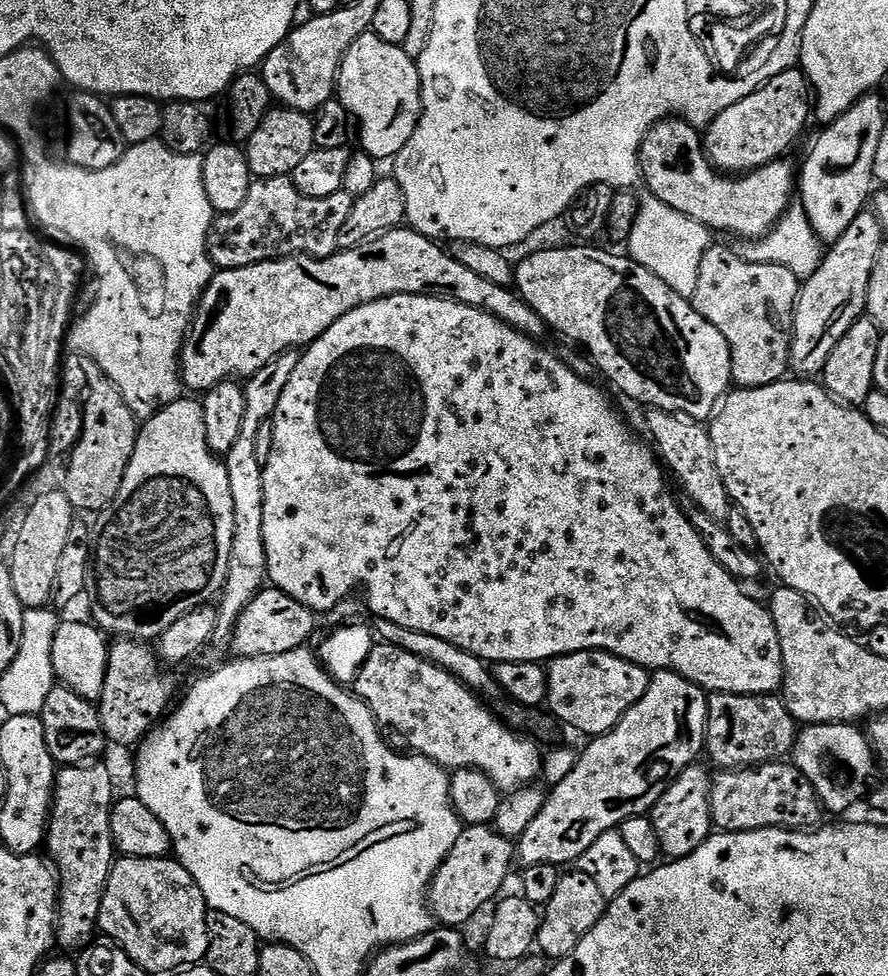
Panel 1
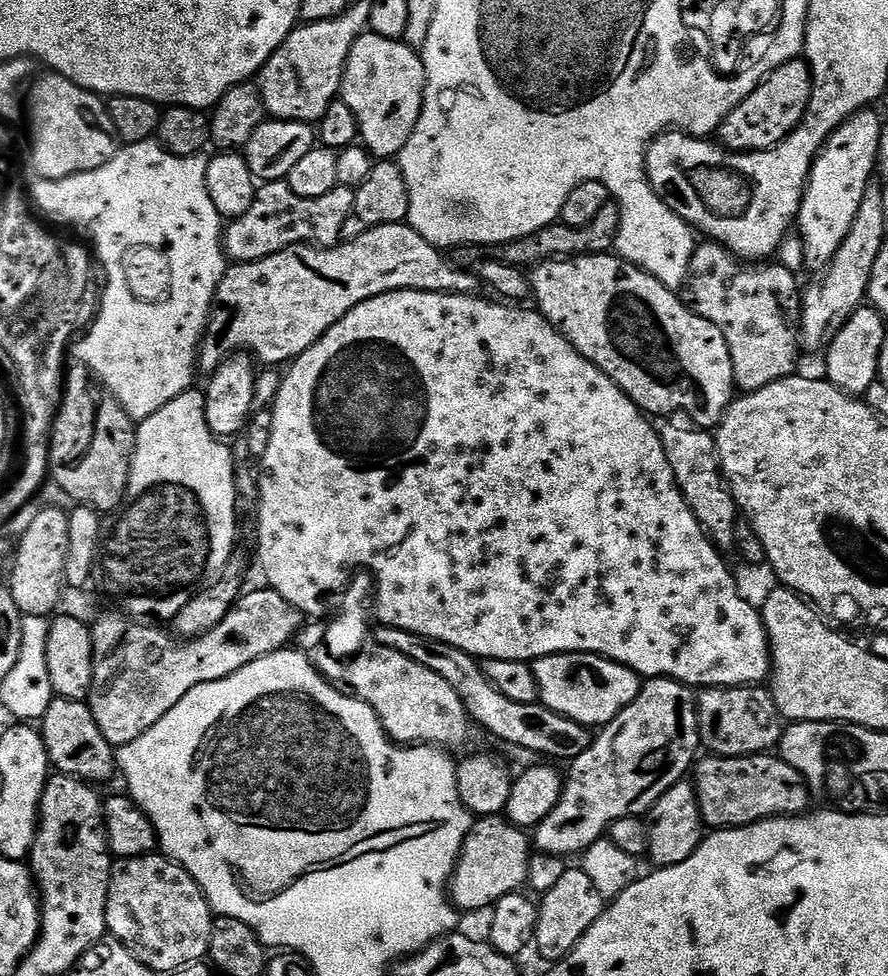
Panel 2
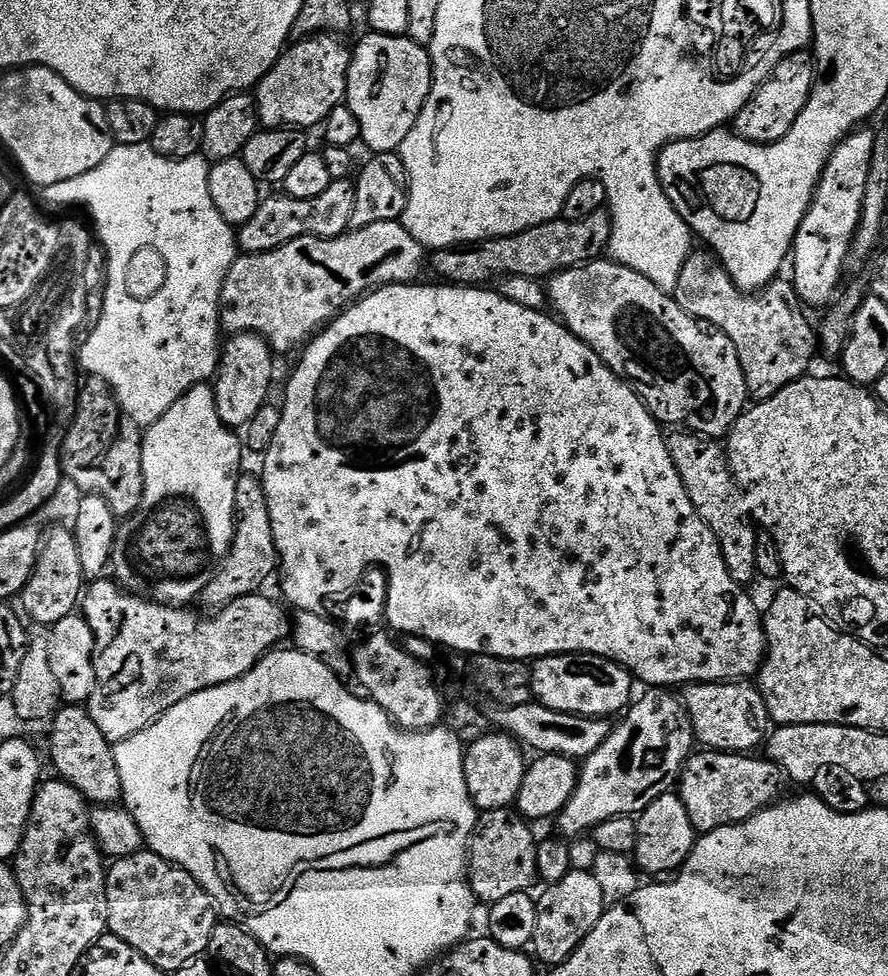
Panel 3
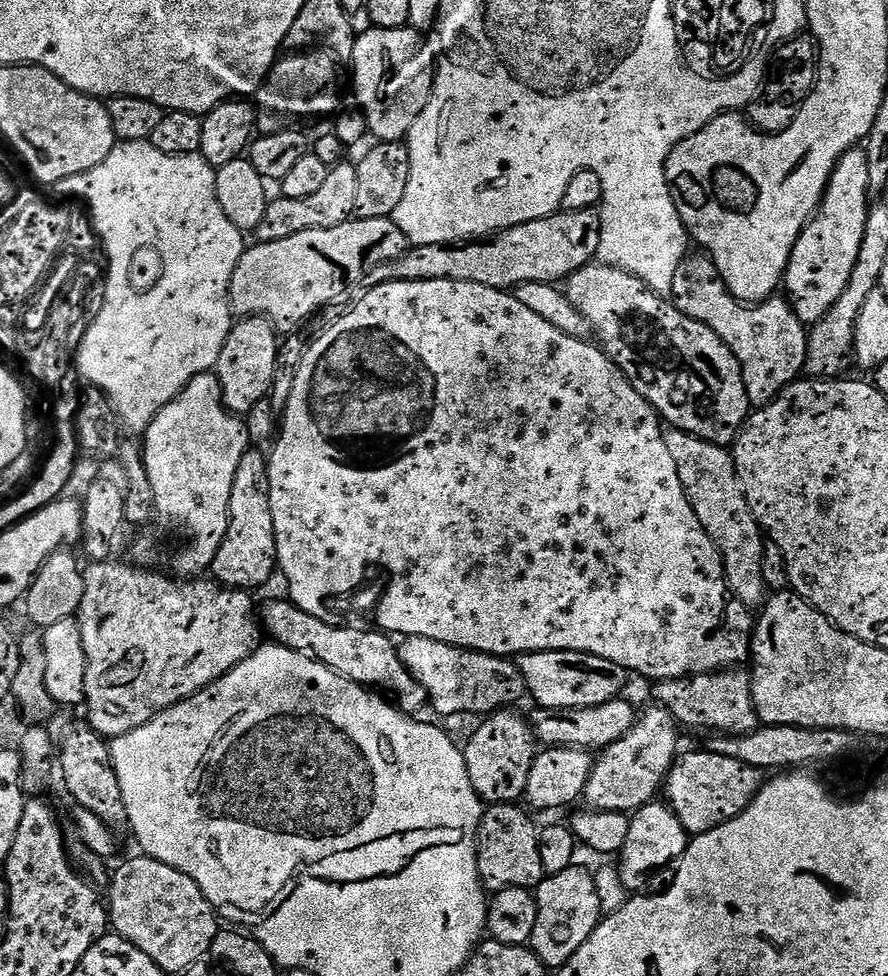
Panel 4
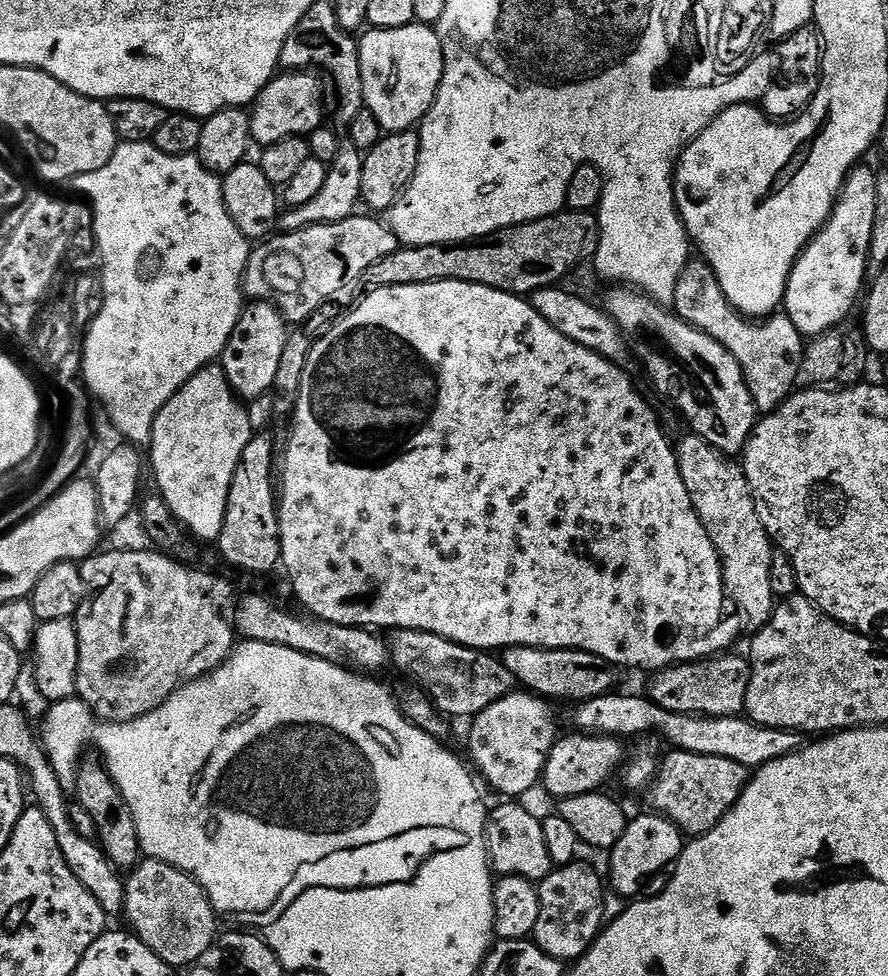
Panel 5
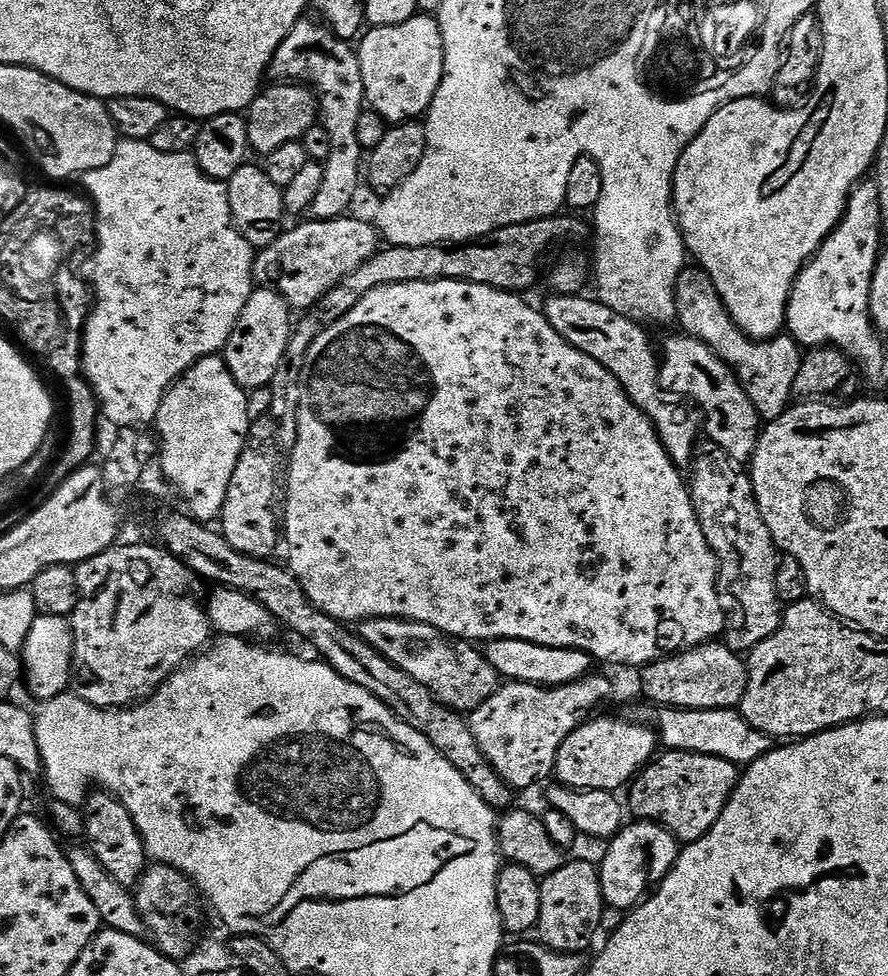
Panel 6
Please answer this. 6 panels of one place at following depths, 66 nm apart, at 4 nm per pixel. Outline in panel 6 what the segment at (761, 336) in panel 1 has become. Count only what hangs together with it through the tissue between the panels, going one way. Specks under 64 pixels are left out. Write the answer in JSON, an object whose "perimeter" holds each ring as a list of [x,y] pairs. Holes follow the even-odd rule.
{"perimeter":[[[685,266],[678,274],[676,319],[679,327],[684,327],[681,329],[687,335],[710,346],[710,350],[714,350],[714,354],[718,354],[718,358],[722,358],[722,362],[726,362],[726,366],[730,366],[730,370],[738,378],[742,390],[746,390],[750,402],[754,402],[754,410],[760,415],[761,421],[777,420],[793,403],[794,378],[798,378],[798,366],[802,359],[800,345],[787,334],[773,336],[770,340],[754,340],[747,336],[729,314],[728,307],[722,302],[722,298],[718,294],[718,286],[714,286],[710,274],[706,274],[704,269],[699,266]]]}

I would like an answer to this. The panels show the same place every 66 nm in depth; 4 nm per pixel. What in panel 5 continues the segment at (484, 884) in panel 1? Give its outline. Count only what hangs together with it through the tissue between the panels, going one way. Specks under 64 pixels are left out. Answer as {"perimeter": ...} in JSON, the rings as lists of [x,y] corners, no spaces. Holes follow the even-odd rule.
{"perimeter":[[[500,802],[488,813],[488,824],[484,828],[488,863],[497,877],[517,876],[533,882],[545,880],[554,867],[550,850],[546,850],[546,838],[542,835],[542,819],[535,816],[520,802]]]}

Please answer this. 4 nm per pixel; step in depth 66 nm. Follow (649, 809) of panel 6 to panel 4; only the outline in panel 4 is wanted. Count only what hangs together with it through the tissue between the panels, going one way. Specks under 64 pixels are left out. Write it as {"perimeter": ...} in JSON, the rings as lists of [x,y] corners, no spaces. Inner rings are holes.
{"perimeter":[[[701,750],[677,755],[668,772],[667,781],[662,789],[666,803],[682,826],[690,834],[709,832],[732,820],[758,794],[766,779],[759,768],[748,766],[746,762],[738,762],[738,758],[726,758],[717,752]]]}

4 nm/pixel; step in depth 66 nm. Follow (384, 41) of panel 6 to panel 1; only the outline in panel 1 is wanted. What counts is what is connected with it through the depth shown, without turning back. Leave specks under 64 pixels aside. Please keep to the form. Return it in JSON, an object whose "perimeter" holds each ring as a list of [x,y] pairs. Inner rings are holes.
{"perimeter":[[[370,30],[365,32],[363,36],[352,43],[350,50],[346,50],[346,54],[340,63],[340,71],[336,74],[334,83],[334,92],[338,97],[338,101],[347,112],[347,115],[360,127],[360,144],[359,147],[367,152],[369,156],[377,161],[383,162],[384,159],[391,157],[394,152],[394,144],[392,148],[392,132],[391,128],[395,126],[396,119],[400,116],[400,111],[404,108],[404,99],[408,96],[408,79],[417,75],[416,65],[408,55],[404,53],[403,47],[390,42],[382,42],[382,38],[378,38]]]}

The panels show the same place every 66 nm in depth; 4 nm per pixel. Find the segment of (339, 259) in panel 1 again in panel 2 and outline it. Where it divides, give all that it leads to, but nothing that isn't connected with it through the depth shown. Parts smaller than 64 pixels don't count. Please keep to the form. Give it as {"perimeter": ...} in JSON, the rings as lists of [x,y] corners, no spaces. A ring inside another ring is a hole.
{"perimeter":[[[383,224],[377,228],[361,231],[357,240],[335,244],[333,248],[322,248],[314,244],[295,244],[278,254],[270,254],[261,260],[232,264],[225,272],[216,290],[216,300],[208,315],[208,328],[200,343],[198,368],[201,373],[211,374],[230,354],[243,350],[251,354],[261,365],[280,366],[301,356],[330,326],[334,326],[350,310],[362,302],[387,292],[414,290],[415,292],[453,292],[455,296],[470,296],[481,291],[481,281],[475,275],[455,268],[445,253],[426,242],[422,234],[412,229],[411,224]]]}

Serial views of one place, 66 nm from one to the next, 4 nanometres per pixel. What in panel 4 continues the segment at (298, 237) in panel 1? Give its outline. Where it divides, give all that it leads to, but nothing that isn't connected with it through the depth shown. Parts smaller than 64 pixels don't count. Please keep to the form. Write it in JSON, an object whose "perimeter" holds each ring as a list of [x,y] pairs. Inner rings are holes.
{"perimeter":[[[341,162],[328,169],[326,182],[310,198],[272,198],[269,199],[268,209],[262,217],[262,222],[256,227],[255,239],[259,243],[278,242],[282,238],[291,238],[294,234],[302,234],[302,230],[318,230],[319,228],[333,228],[342,226],[345,222],[353,219],[356,207],[354,198],[358,194],[358,174],[356,165],[352,162]]]}

